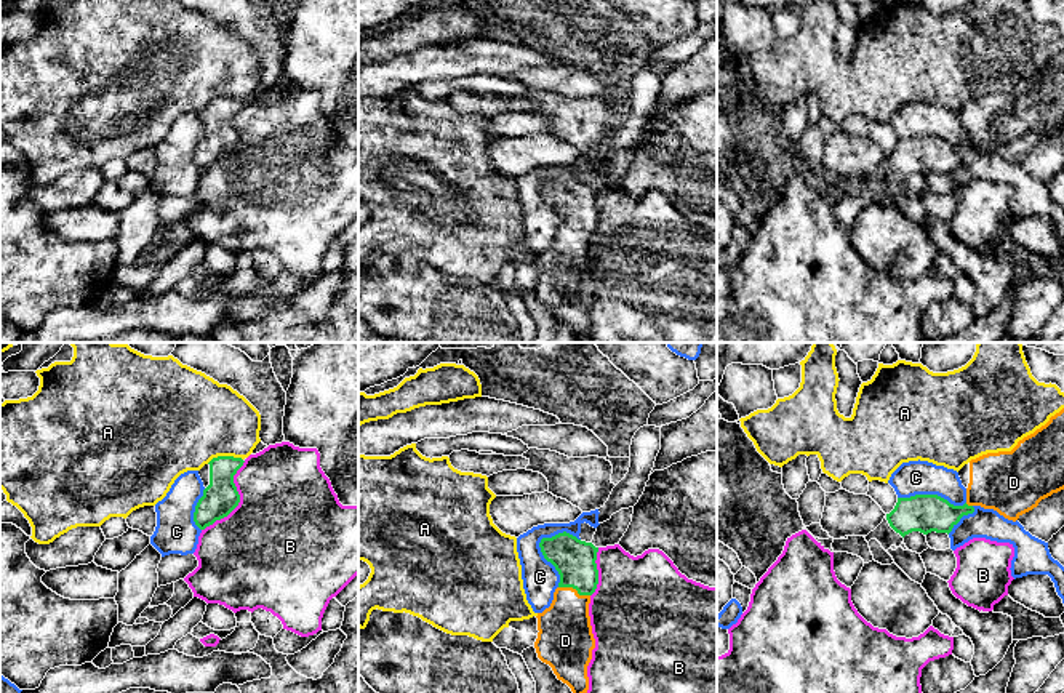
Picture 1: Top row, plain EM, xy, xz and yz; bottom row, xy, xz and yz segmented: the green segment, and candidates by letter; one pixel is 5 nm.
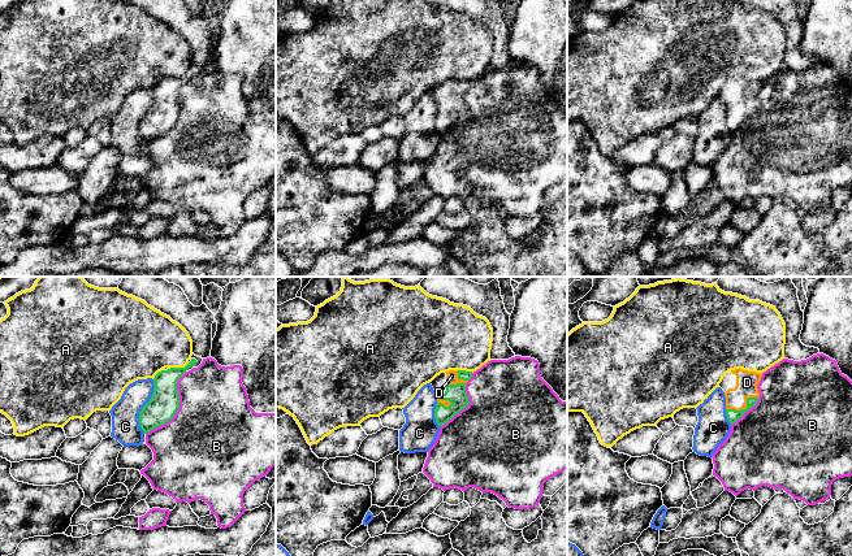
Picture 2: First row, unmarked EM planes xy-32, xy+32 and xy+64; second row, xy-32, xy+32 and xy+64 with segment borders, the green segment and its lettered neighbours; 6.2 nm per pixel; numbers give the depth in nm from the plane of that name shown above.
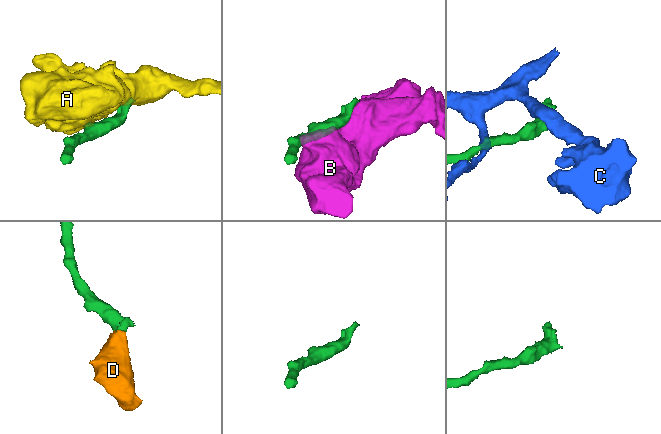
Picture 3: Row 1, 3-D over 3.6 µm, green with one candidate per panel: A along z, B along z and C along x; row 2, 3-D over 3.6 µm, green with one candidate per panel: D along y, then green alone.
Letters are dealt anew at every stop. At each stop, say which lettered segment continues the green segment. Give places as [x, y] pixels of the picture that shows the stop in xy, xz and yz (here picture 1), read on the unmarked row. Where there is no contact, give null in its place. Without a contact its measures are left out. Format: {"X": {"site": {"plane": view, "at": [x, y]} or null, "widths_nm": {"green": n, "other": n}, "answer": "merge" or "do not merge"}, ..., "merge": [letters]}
{"A": {"site": {"plane": "xy", "at": [224, 98]}, "widths_nm": {"green": 180, "other": 440}, "answer": "do not merge"}, "B": {"site": {"plane": "xy", "at": [239, 143]}, "widths_nm": {"green": 180, "other": 500}, "answer": "do not merge"}, "C": {"site": {"plane": "xz", "at": [541, 192]}, "widths_nm": {"green": 200, "other": 180}, "answer": "do not merge"}, "D": {"site": {"plane": "xz", "at": [575, 229]}, "widths_nm": {"green": 200, "other": 280}, "answer": "merge"}, "merge": ["D"]}

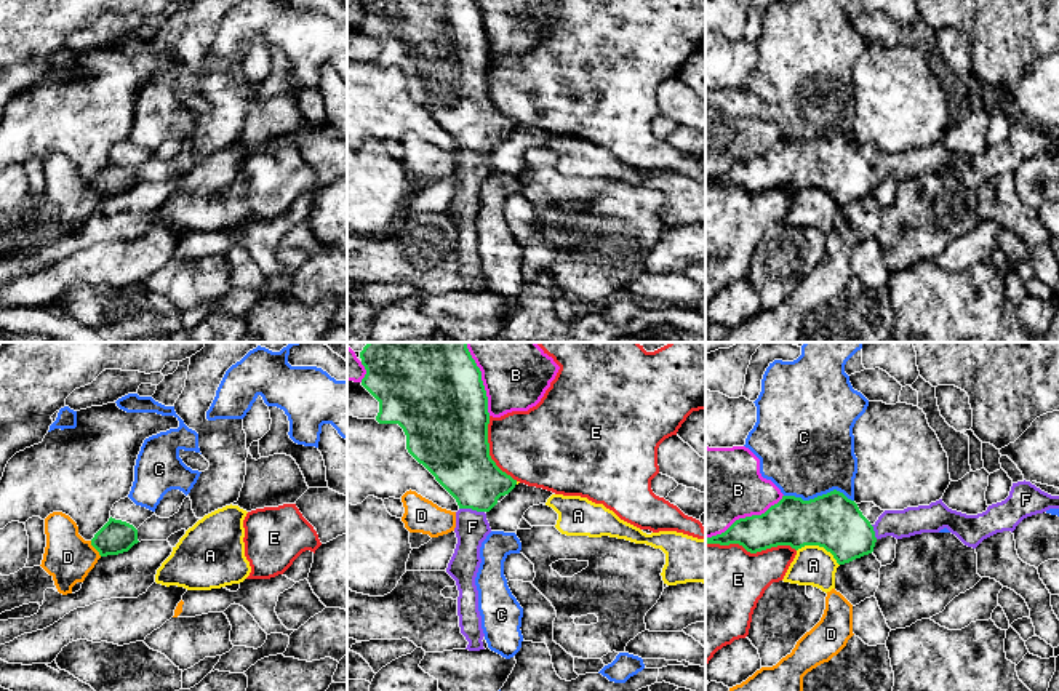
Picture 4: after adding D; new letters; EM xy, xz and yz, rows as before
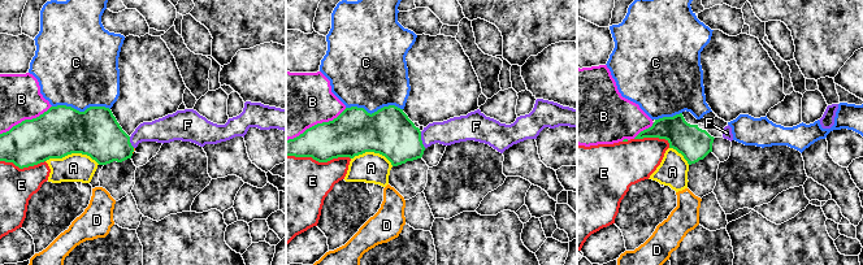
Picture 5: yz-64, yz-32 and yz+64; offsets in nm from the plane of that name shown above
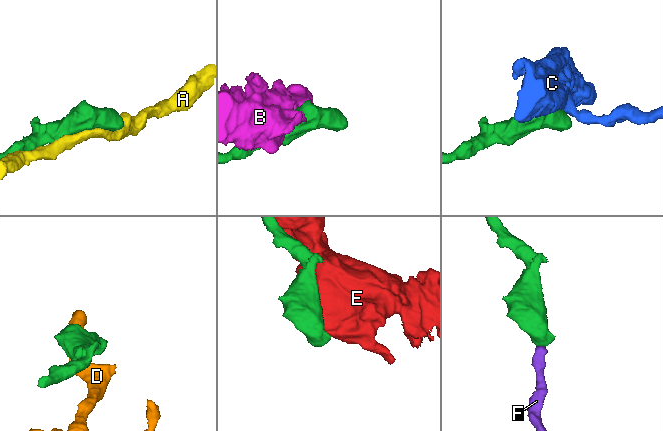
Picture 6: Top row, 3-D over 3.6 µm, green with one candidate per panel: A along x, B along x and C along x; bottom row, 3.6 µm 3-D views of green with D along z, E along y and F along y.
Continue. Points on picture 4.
{"A": {"site": {"plane": "yz", "at": [819, 187]}, "widths_nm": {"green": 280, "other": 200}, "answer": "do not merge"}, "B": {"site": {"plane": "yz", "at": [746, 159]}, "widths_nm": {"green": 240, "other": 420}, "answer": "do not merge"}, "C": {"site": {"plane": "yz", "at": [819, 138]}, "widths_nm": {"green": 280, "other": 480}, "answer": "do not merge"}, "D": {"site": {"plane": "xy", "at": [95, 189]}, "widths_nm": {"green": 170, "other": 240}, "answer": "do not merge"}, "E": {"site": {"plane": "yz", "at": [751, 194]}, "widths_nm": {"green": 240, "other": 440}, "answer": "do not merge"}, "F": {"site": {"plane": "xz", "at": [472, 151]}, "widths_nm": {"green": 300, "other": 160}, "answer": "merge"}, "merge": ["F"]}

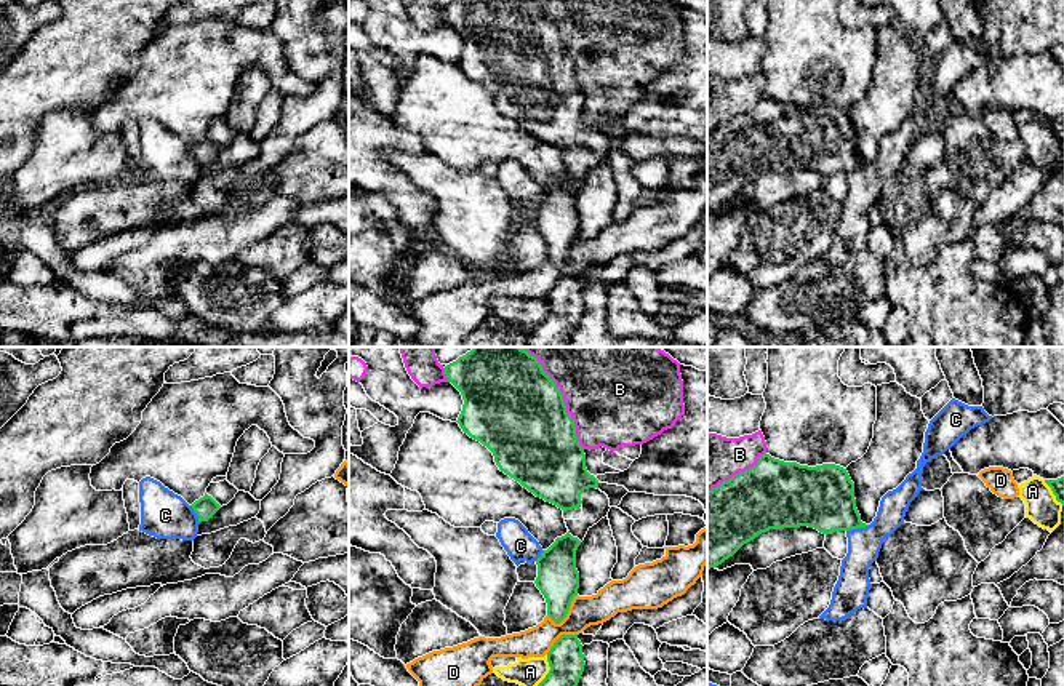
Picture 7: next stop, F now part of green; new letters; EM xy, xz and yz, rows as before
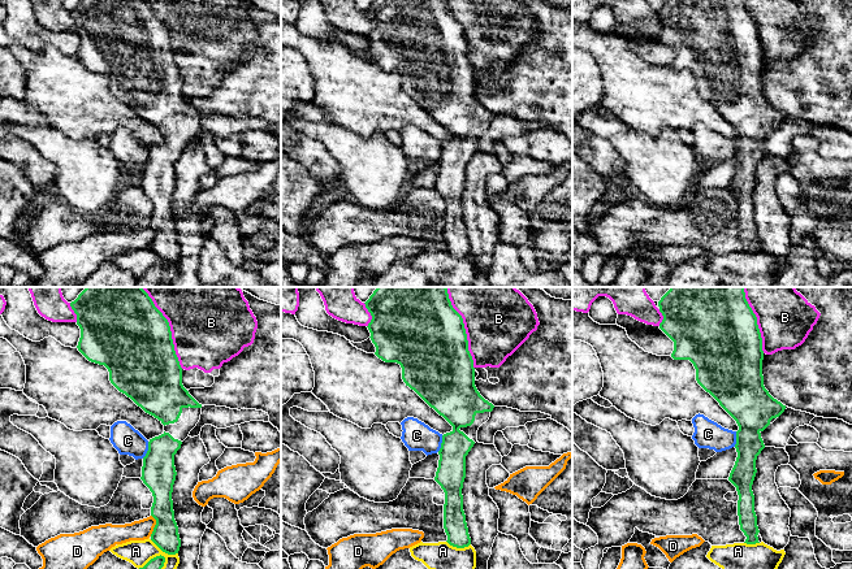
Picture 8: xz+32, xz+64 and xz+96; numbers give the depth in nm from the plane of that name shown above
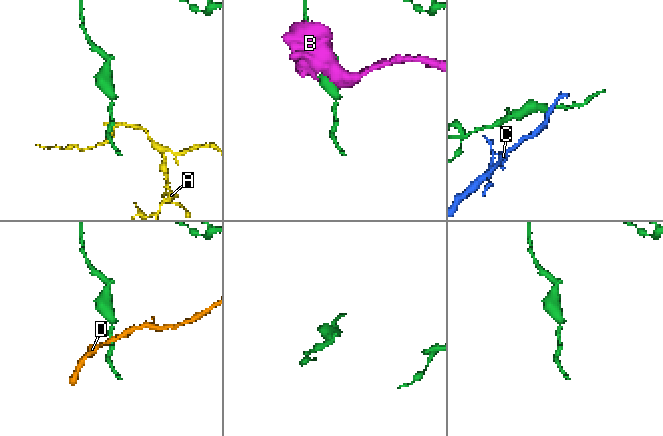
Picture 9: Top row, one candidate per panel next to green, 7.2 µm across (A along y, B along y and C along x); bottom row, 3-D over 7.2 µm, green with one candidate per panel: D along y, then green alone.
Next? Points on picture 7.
{"A": {"site": {"plane": "xz", "at": [546, 319]}, "widths_nm": {"green": 220, "other": 150}, "answer": "do not merge"}, "B": {"site": {"plane": "xz", "at": [564, 47]}, "widths_nm": {"green": 480, "other": 440}, "answer": "do not merge"}, "C": {"site": {"plane": "yz", "at": [858, 168]}, "widths_nm": {"green": 320, "other": 160}, "answer": "do not merge"}, "D": {"site": {"plane": "xz", "at": [568, 251]}, "widths_nm": {"green": 200, "other": 160}, "answer": "do not merge"}, "merge": []}

